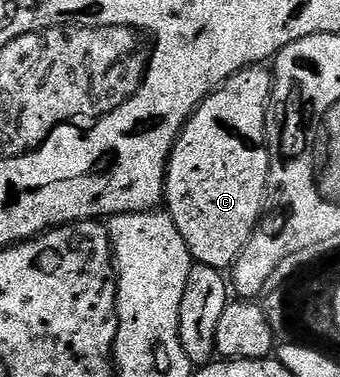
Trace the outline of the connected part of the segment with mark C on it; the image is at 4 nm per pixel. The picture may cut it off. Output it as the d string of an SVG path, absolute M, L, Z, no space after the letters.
M255 66L240 70L228 78L190 116L166 164L164 208L170 213L180 238L197 263L219 270L233 269L238 255L252 238L268 204L270 149L266 143L266 114L270 106L272 72L269 67Z

